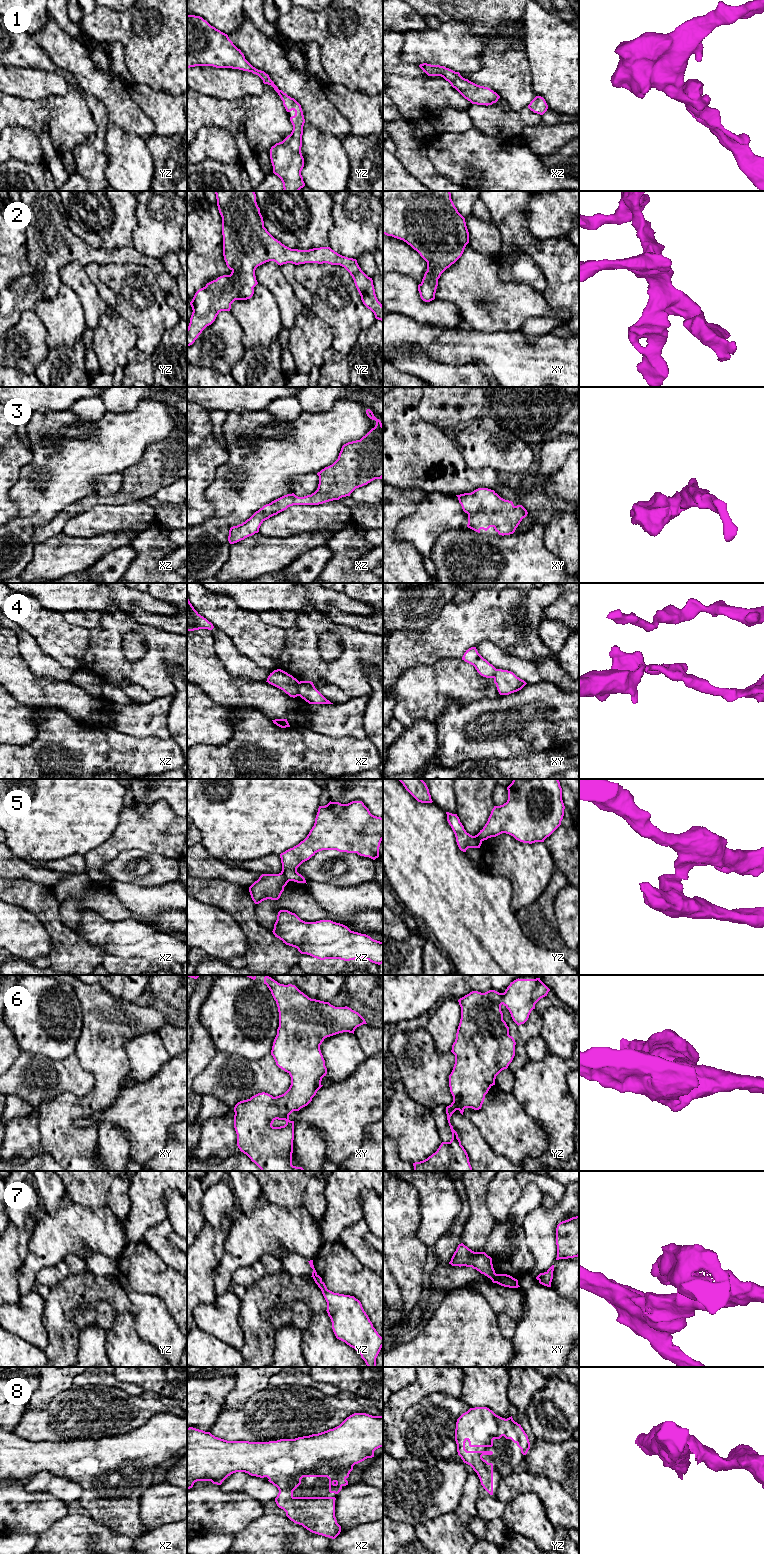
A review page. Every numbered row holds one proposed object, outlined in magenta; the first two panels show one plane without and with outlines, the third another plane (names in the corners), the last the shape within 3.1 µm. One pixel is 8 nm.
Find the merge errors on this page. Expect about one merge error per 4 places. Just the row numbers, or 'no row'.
4, 5, 7

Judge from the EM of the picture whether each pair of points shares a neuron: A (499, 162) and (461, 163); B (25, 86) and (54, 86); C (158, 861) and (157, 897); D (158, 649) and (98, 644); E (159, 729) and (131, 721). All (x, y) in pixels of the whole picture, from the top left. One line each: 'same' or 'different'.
A: same
B: same
C: different
D: same
E: same

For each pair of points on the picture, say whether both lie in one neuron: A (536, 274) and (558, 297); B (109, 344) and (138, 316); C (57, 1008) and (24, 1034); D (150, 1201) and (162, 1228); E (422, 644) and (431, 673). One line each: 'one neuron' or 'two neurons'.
A: two neurons
B: two neurons
C: one neuron
D: two neurons
E: two neurons

